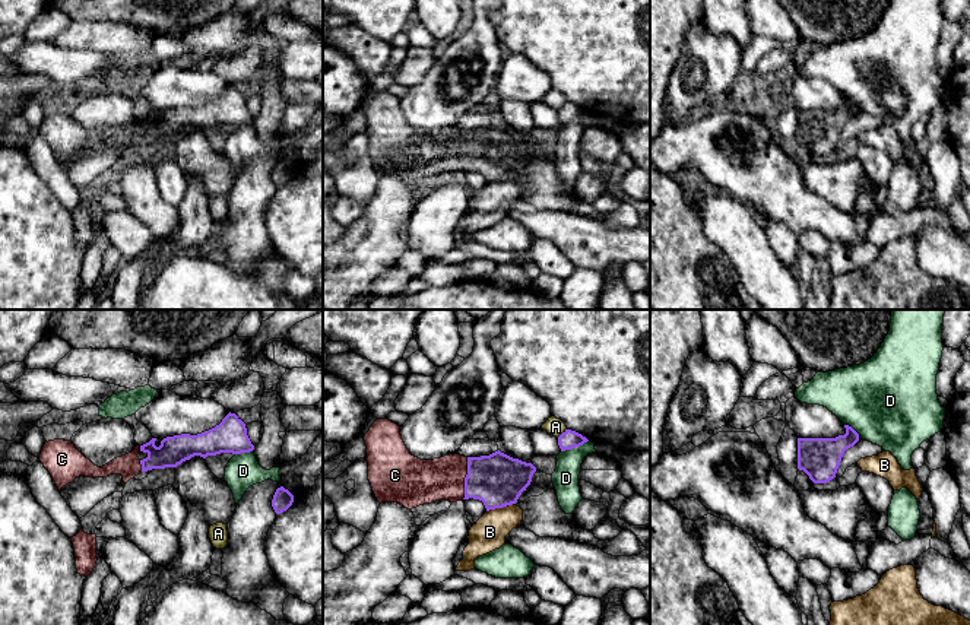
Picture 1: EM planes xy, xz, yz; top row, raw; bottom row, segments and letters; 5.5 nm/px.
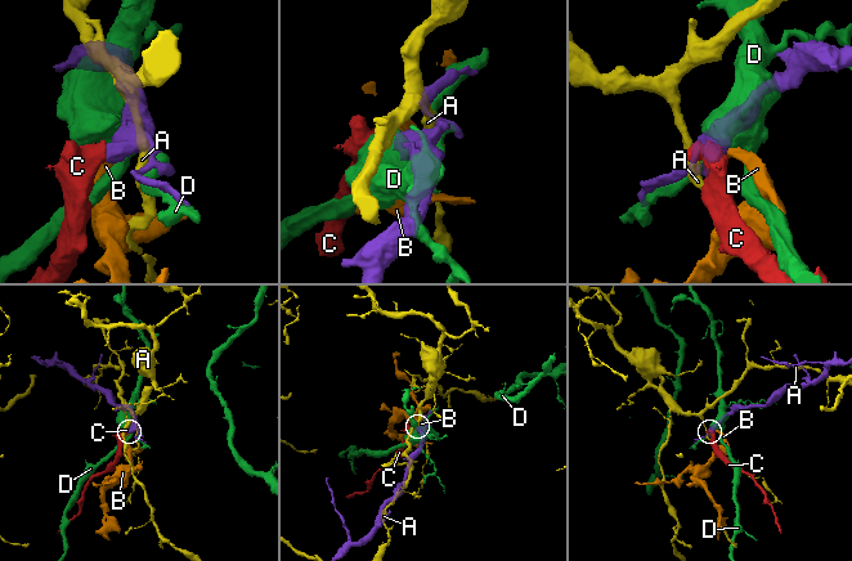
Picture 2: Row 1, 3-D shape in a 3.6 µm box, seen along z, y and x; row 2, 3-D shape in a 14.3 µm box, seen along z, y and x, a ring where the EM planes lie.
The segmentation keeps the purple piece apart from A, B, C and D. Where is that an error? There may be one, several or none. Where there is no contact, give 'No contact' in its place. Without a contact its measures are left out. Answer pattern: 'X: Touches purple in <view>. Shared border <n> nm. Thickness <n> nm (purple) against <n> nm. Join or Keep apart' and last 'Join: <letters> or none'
A: Touches purple in xz. Shared border 80 nm. Thickness 100 nm (purple) against 100 nm. Keep apart
B: Touches purple in xz. Shared border 120 nm. Thickness 280 nm (purple) against 180 nm. Keep apart
C: Touches purple in xz. Shared border 240 nm. Thickness 280 nm (purple) against 240 nm. Join
D: Touches purple in xz. Shared border 170 nm. Thickness 100 nm (purple) against 140 nm. Keep apart
Join: C

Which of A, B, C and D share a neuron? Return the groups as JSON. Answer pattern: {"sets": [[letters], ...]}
{"sets": [["A"], ["B"], ["C"], ["D"]]}

